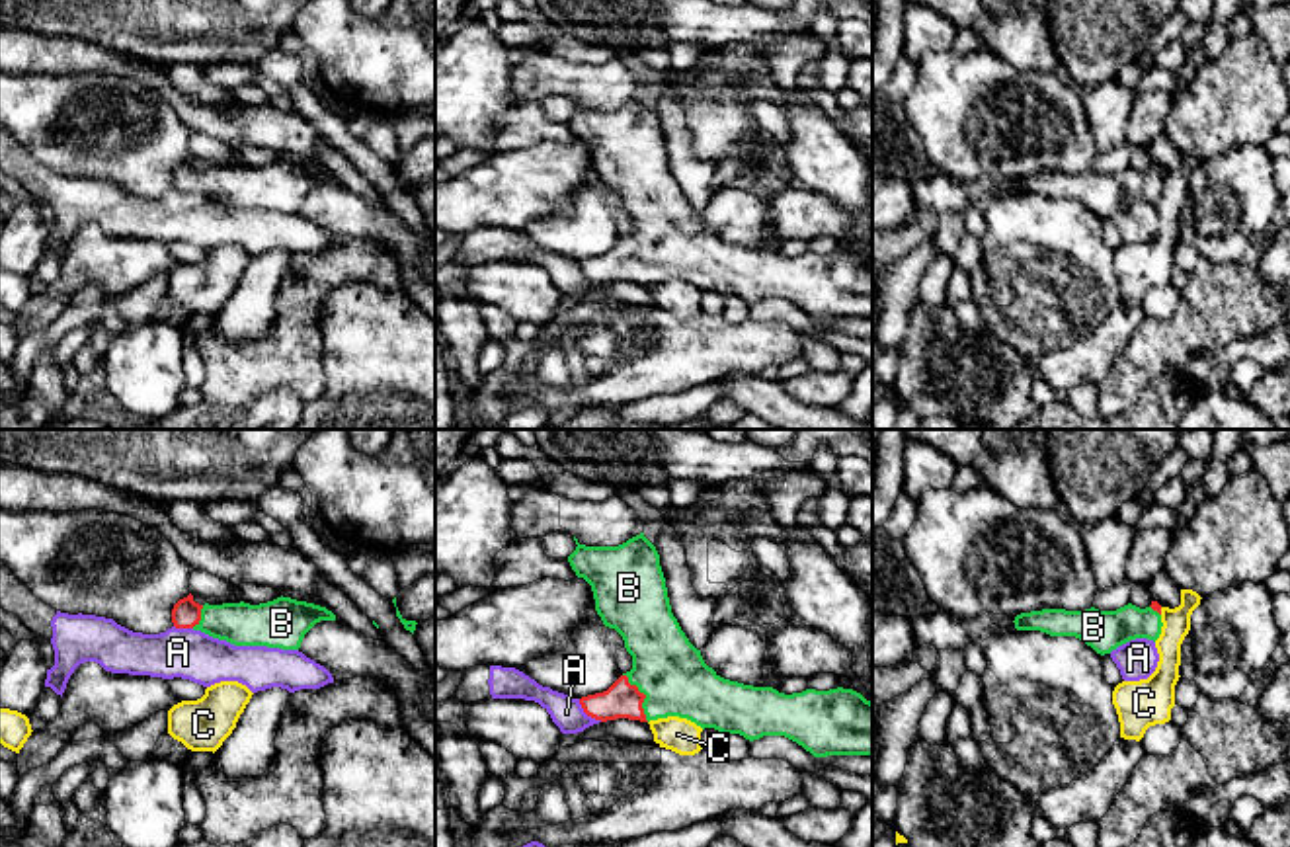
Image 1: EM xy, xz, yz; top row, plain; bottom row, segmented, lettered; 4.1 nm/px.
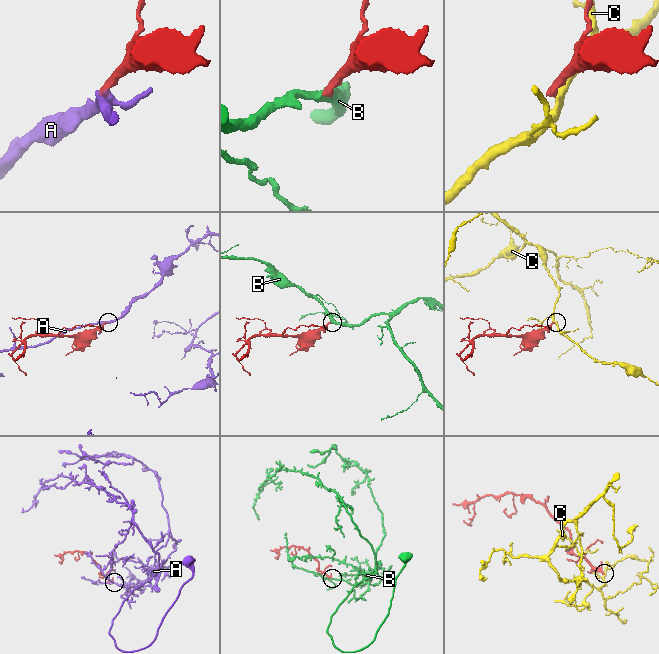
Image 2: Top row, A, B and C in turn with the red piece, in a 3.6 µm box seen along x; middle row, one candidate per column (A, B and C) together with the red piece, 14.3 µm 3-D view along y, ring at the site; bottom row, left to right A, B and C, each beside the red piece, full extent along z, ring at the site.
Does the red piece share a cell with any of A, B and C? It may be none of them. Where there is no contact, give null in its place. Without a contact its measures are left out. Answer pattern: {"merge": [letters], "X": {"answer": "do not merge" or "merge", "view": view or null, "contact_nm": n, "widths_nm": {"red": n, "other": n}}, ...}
{"merge": ["B"], "A": {"answer": "do not merge", "view": "xz", "contact_nm": 140, "widths_nm": {"red": 150, "other": 130}}, "B": {"answer": "merge", "view": "xz", "contact_nm": 220, "widths_nm": {"red": 150, "other": 280}}, "C": {"answer": "do not merge", "view": "yz", "contact_nm": 30, "widths_nm": {"red": 40, "other": 110}}}

